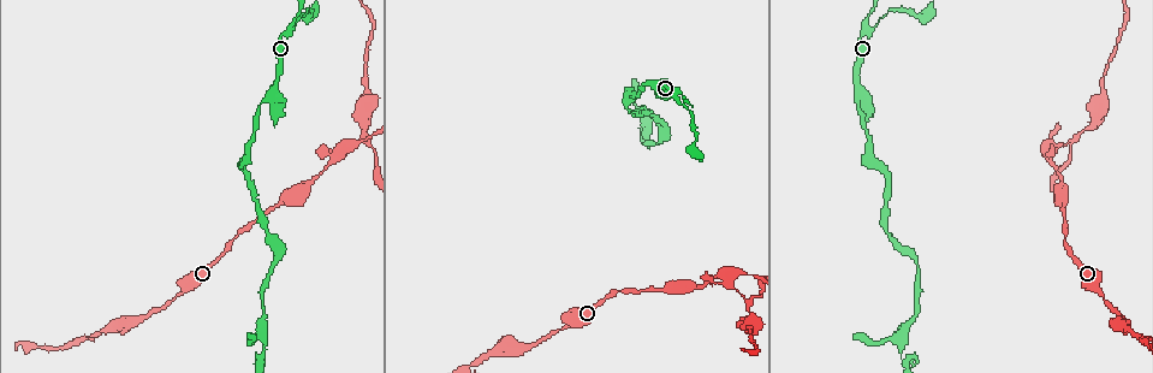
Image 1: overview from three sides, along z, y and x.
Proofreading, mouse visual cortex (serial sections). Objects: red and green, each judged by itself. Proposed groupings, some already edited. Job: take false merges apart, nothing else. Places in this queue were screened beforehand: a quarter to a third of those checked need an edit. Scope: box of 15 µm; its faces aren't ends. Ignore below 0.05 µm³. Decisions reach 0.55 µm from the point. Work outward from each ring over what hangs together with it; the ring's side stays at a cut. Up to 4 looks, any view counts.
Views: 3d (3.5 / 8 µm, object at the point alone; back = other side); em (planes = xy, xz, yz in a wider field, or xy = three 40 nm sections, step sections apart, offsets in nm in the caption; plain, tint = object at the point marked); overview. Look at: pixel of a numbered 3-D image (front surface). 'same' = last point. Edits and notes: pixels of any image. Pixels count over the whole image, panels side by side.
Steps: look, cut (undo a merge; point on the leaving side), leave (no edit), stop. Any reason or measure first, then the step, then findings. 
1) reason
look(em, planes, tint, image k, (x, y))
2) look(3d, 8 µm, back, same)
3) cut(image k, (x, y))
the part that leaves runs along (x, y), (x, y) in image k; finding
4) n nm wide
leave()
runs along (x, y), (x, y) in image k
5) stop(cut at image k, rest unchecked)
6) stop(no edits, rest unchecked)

a narrow waist
look(3d, 3.5 µm, image 1, (340, 152))

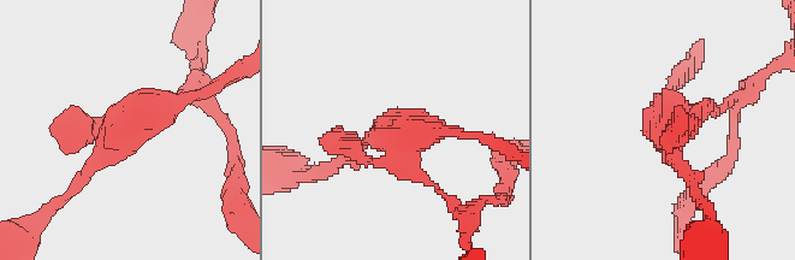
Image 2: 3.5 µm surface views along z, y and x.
3 arms; arms of 100, 150, 200 nm
look(em, planes, tint, image 2, (124, 127))

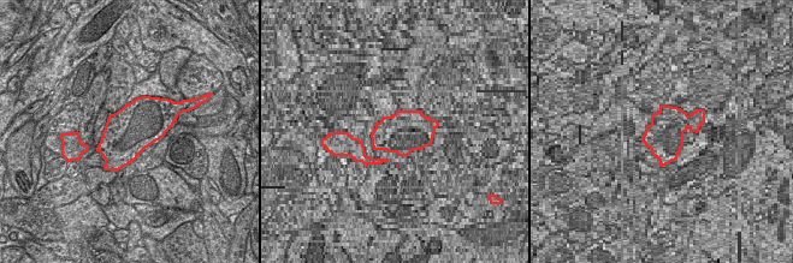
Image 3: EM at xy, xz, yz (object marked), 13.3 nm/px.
cut(image 2, (331, 148))
the part that leaves runs along (405, 157), (464, 216), (464, 234) in image 2; two cells meet here

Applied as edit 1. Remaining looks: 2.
side arm on a straight run
look(3d, 3.5 µm, image 1, (860, 94))

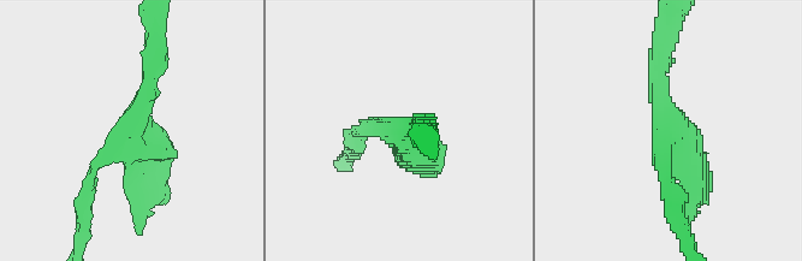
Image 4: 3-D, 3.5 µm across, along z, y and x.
look(em, xy, step 1, tint, image 4, (131, 131))

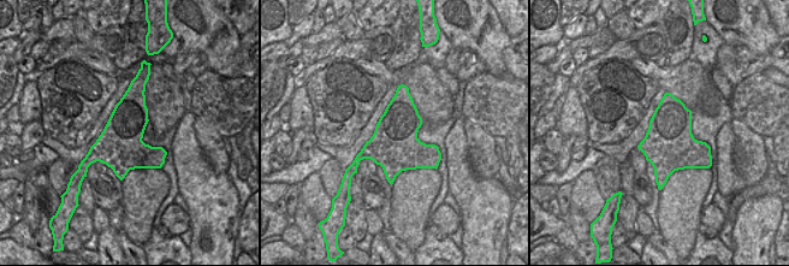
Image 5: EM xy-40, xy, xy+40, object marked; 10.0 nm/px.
leave()
continuous, no second cell

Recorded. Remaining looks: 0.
stop(cut at image 2, rest unchecked)

